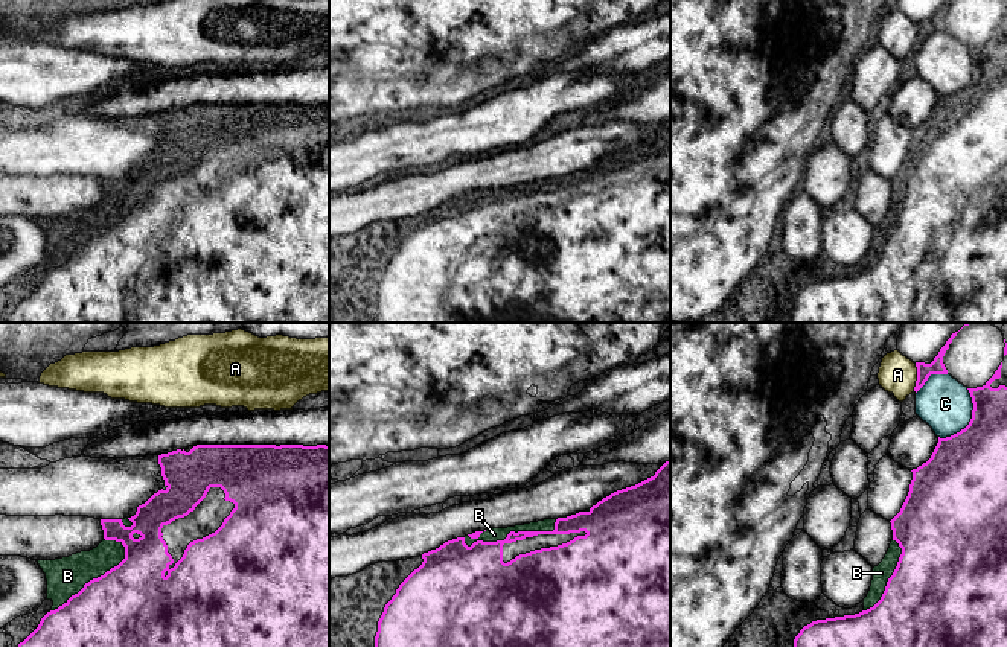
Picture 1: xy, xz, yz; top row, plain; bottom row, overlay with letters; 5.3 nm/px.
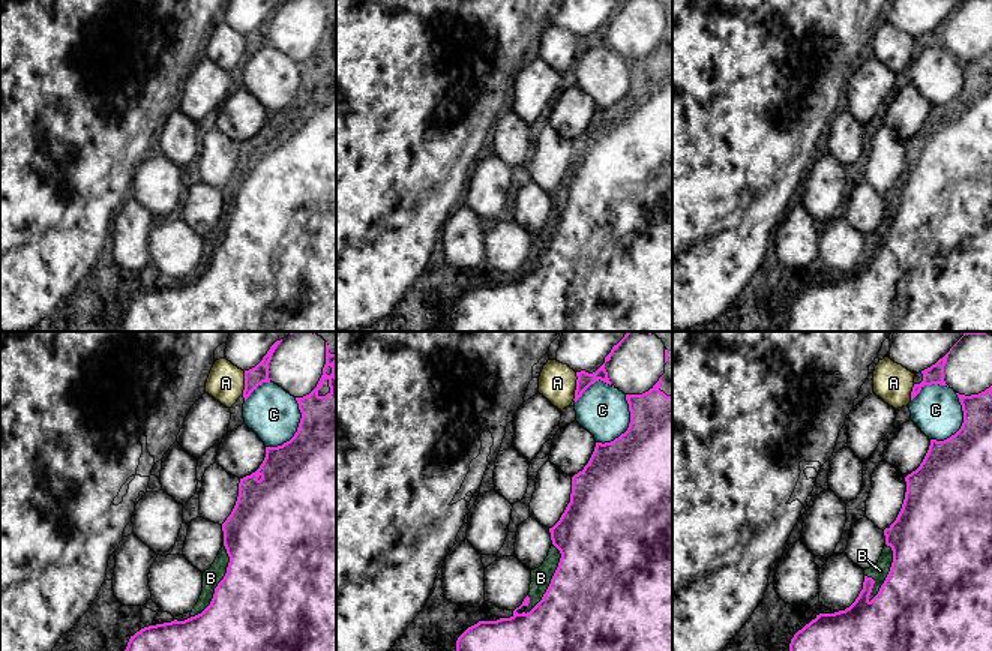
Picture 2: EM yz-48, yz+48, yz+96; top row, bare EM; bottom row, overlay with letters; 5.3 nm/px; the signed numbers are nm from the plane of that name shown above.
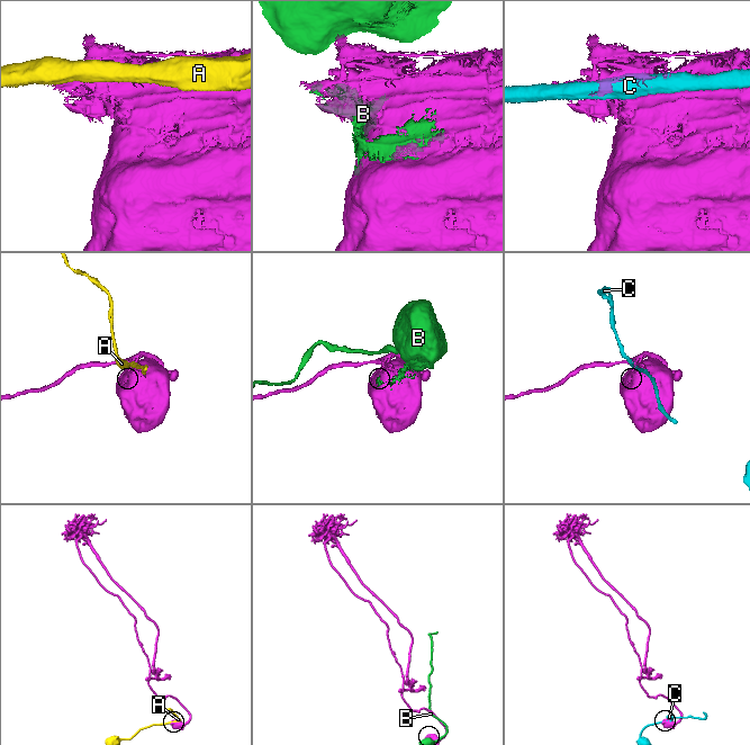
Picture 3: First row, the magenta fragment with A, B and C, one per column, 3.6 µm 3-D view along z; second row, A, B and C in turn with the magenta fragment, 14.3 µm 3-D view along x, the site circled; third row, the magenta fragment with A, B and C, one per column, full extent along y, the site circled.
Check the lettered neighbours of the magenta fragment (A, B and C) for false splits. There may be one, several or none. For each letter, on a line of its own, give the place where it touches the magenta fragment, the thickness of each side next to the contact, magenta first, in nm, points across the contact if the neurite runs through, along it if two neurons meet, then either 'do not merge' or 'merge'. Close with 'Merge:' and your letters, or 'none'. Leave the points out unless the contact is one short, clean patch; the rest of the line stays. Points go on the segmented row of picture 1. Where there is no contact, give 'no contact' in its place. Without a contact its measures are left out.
A: contact yz (917, 378); calibres 80 and 200 nm; do not merge
B: contact xz (512, 532); calibres 240 and 70 nm; do not merge
C: contact yz (971, 420); calibres 400 and 280 nm; do not merge
Merge: none

